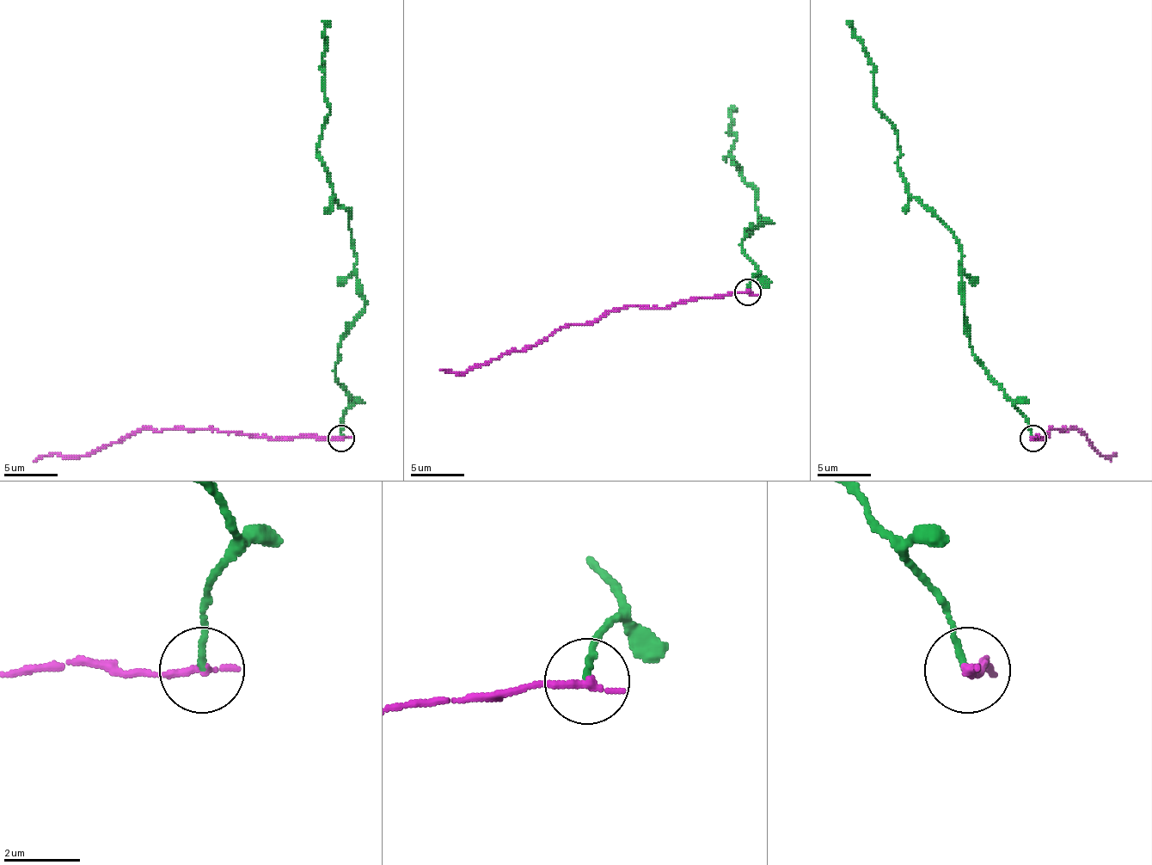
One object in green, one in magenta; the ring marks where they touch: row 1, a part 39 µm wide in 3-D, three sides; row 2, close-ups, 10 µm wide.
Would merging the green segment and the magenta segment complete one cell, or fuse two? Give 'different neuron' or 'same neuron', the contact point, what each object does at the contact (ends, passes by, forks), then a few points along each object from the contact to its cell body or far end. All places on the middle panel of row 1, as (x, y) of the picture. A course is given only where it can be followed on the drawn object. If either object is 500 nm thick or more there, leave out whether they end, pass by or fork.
different neuron; at (748, 291); green ends there; magenta ends there; green runs (747, 292), (757, 271), (742, 249), (744, 231), (771, 223), (723, 156), (736, 135), (733, 106); magenta runs (747, 292), (680, 300), (664, 309), (624, 306), (592, 322), (554, 329), (547, 338), (464, 372), (440, 370)

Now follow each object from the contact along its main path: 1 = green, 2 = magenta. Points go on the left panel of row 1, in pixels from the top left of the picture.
1: (340, 437), (351, 400), (335, 376), (340, 335), (364, 306), (348, 211), (316, 149), (329, 107), (327, 21)
2: (340, 437), (273, 439), (258, 434), (140, 429), (84, 456), (58, 453), (33, 461)

